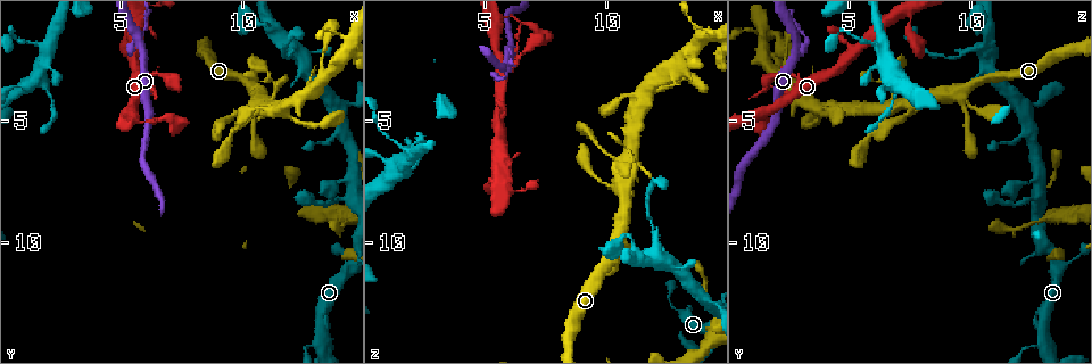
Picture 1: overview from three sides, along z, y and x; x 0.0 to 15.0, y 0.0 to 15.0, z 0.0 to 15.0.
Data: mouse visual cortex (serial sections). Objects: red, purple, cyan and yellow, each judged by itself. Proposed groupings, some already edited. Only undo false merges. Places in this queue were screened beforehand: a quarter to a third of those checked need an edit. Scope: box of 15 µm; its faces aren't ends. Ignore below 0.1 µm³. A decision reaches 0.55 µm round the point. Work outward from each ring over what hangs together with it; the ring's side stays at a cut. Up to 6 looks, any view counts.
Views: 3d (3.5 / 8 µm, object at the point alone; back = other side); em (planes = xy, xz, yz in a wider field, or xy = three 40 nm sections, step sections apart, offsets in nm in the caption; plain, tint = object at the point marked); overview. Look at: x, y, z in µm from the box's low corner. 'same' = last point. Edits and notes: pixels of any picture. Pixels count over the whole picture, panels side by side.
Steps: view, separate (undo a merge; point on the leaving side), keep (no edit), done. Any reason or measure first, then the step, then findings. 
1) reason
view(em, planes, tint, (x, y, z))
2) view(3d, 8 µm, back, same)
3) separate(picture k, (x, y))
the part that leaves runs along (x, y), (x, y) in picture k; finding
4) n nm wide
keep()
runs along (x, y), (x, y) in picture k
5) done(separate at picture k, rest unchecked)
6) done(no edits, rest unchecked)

view(3d, 8 µm, back, (11.8, 2.2, 9.5))

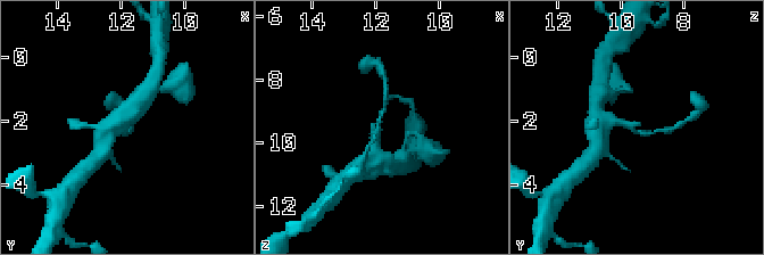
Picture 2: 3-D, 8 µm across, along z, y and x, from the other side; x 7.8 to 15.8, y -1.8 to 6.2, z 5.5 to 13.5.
view(em, planes, tint, (11.9, 2.4, 9.6))

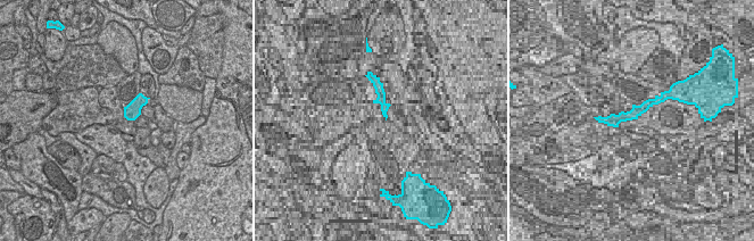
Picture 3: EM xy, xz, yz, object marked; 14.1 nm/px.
separate(picture 2, (667, 130))
the part that leaves runs along (641, 132), (670, 130), (686, 121) in picture 2; two cells meet here

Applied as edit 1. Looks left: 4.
calibre changes
view(em, xy, step 1, tint, (11.4, 3.8, 6.8))

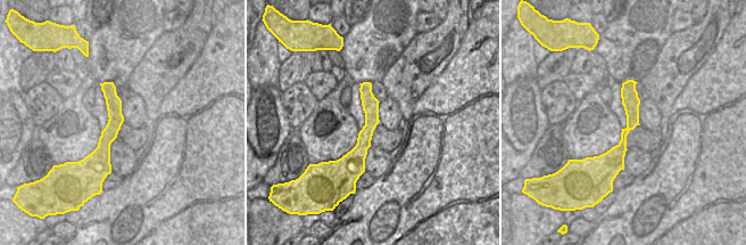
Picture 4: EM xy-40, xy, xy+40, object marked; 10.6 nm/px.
see where the arms go
view(3d, 3.5 µm, same)

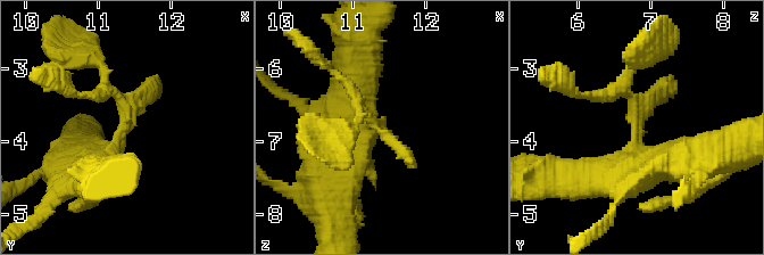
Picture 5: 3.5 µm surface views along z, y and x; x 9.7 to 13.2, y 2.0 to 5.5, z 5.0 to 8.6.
170 nm wide
separate(picture 5, (390, 140))
the part that leaves runs along (123, 124), (102, 68), (67, 48) in picture 5; a second cell is stuck on

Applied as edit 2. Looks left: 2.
two arms in line, one across
view(3d, 3.5 µm, (5.6, 1.4, 2.8))

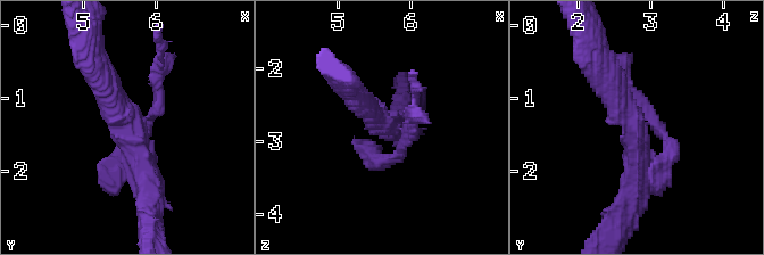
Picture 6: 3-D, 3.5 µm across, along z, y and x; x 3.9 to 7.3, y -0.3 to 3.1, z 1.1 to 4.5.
shape alone is not enough
view(em, xy, step 2, tint, (5.65, 1.40, 2.80))

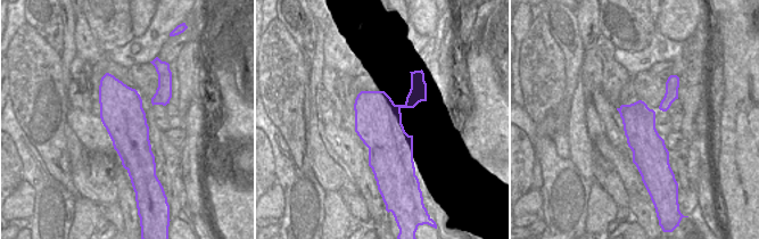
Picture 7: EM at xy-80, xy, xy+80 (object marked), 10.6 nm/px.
500 nm wide
separate(picture 6, (370, 150))
the part that leaves runs along (401, 144), (388, 161), (371, 144) in picture 6; a second cell is stuck on

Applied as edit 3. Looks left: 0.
done(separate at picture 2, separate at picture 5, separate at picture 6, rest unchecked)

